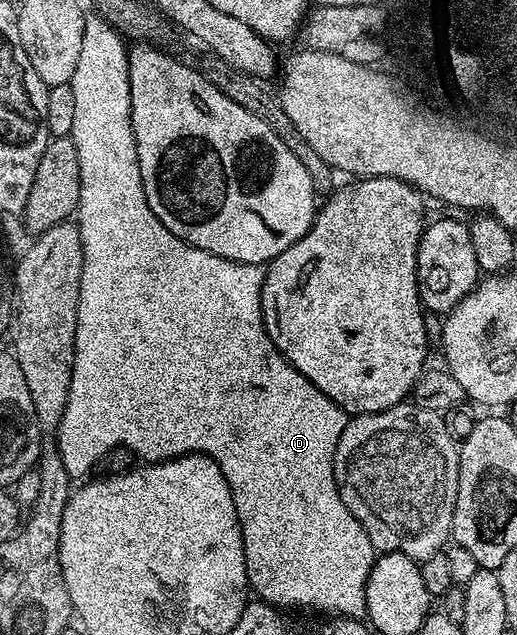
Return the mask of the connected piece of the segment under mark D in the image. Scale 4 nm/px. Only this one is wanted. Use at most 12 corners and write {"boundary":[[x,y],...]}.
{"boundary":[[85,19],[83,276],[55,445],[205,454],[270,606],[360,619],[344,410],[265,270],[151,212],[129,51]]}

